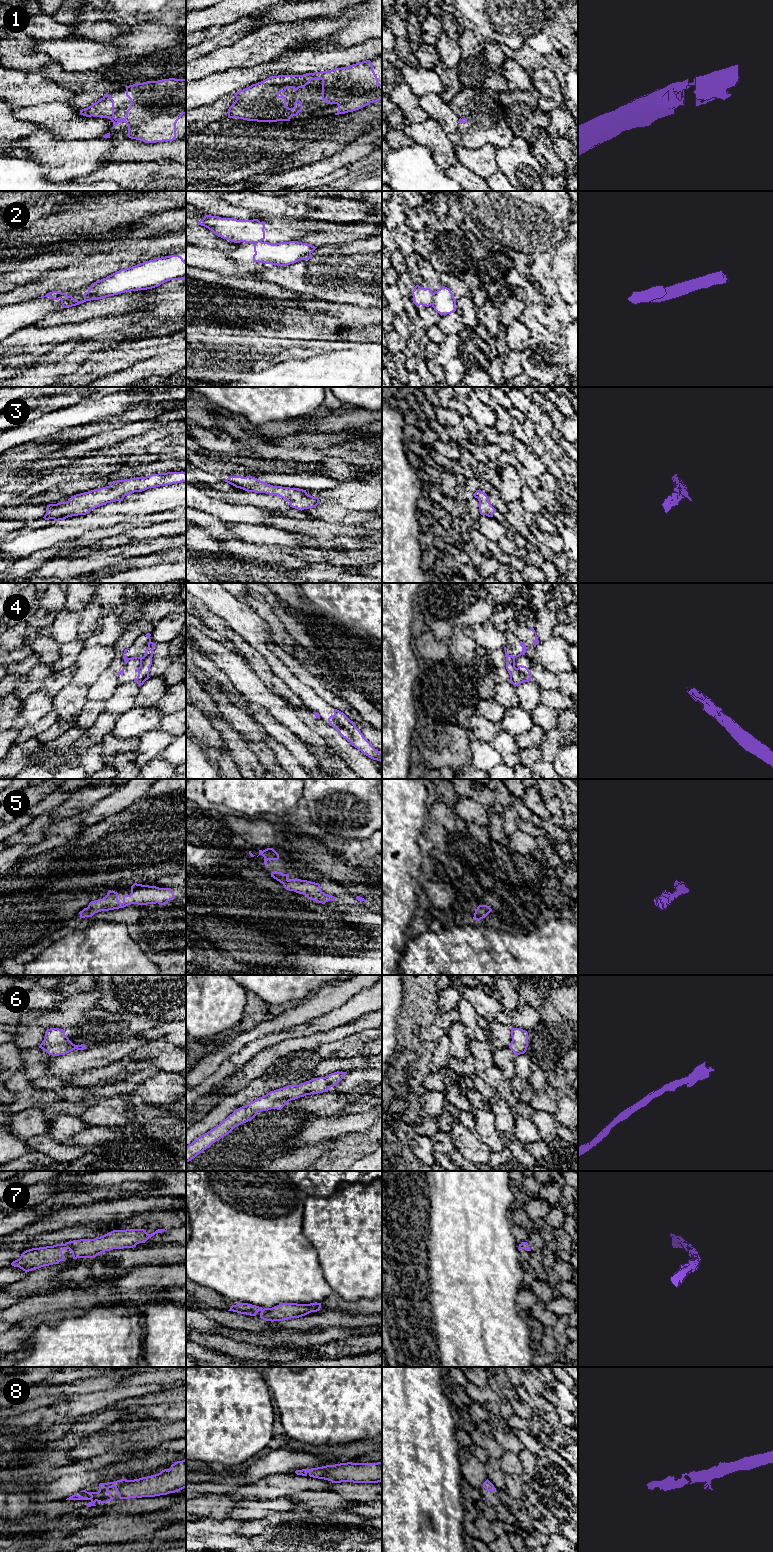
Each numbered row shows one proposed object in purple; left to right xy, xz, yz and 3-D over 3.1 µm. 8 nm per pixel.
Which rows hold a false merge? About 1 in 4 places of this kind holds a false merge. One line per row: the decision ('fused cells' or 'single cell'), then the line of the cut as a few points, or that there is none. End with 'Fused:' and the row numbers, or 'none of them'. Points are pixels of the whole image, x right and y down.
1: single cell; cut none
2: fused cells; cut yz (433, 293), (431, 304)
3: single cell; cut none
4: single cell; cut none
5: single cell; cut none
6: single cell; cut none
7: single cell; cut none
8: single cell; cut none
Fused: 2

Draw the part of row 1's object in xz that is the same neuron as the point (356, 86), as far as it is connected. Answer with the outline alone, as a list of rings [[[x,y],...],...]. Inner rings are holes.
[[[370,60],[358,62],[348,67],[335,68],[329,71],[306,73],[303,75],[278,75],[271,76],[261,82],[252,84],[248,88],[237,91],[234,95],[235,102],[228,109],[228,118],[238,118],[247,121],[257,122],[277,122],[290,121],[292,116],[297,116],[302,111],[302,102],[296,100],[294,107],[286,105],[286,98],[280,96],[280,92],[285,92],[287,88],[297,91],[304,88],[311,80],[322,80],[322,99],[327,104],[337,104],[338,111],[335,115],[345,114],[359,110],[370,103],[382,100],[382,83],[378,83],[378,78],[373,70]]]

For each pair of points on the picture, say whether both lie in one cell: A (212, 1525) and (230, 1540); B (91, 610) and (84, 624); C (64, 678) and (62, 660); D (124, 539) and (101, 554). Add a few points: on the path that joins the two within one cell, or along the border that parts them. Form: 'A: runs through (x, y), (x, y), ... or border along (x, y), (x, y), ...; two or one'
A: border along (234, 1533), (208, 1534), (203, 1538); two
B: runs through (91, 613), (87, 621); one
C: border along (64, 667), (57, 671); two
D: border along (136, 542), (94, 550); two

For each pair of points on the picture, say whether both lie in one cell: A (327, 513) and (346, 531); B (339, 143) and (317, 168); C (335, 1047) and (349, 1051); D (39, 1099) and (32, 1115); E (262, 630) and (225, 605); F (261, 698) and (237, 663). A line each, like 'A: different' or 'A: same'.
A: different
B: different
C: same
D: different
E: same
F: same

